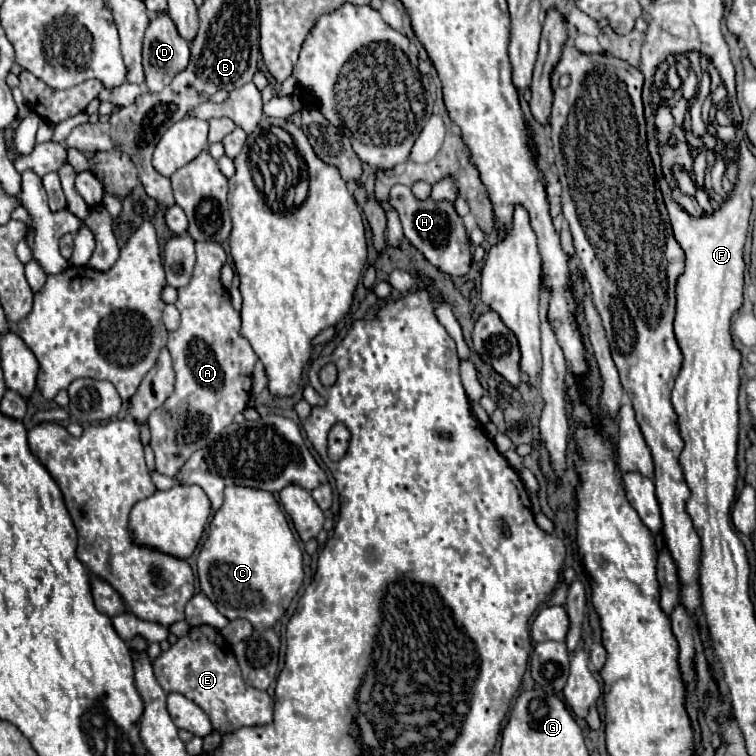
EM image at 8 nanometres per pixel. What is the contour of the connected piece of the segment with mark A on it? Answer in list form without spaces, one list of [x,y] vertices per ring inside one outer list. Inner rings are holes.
[[[196,242],[196,264],[192,280],[186,288],[178,290],[178,302],[176,308],[182,316],[180,328],[168,334],[168,352],[174,362],[176,370],[176,388],[172,396],[166,400],[166,404],[152,412],[148,426],[150,426],[150,446],[156,456],[156,470],[160,474],[166,474],[174,478],[178,474],[178,468],[192,456],[192,452],[206,448],[222,428],[232,424],[232,418],[238,412],[244,412],[250,388],[252,388],[252,368],[258,362],[258,356],[254,356],[254,350],[250,348],[248,340],[240,336],[240,312],[232,308],[232,302],[228,300],[228,292],[220,282],[220,268],[226,262],[226,252],[218,242]]]

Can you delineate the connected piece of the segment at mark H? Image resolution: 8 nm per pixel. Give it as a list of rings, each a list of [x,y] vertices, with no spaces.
[[[396,184],[390,188],[390,206],[398,212],[406,240],[440,272],[450,276],[464,276],[470,270],[472,254],[468,234],[464,230],[462,218],[456,214],[454,204],[448,200],[418,200],[412,190],[404,184]]]

